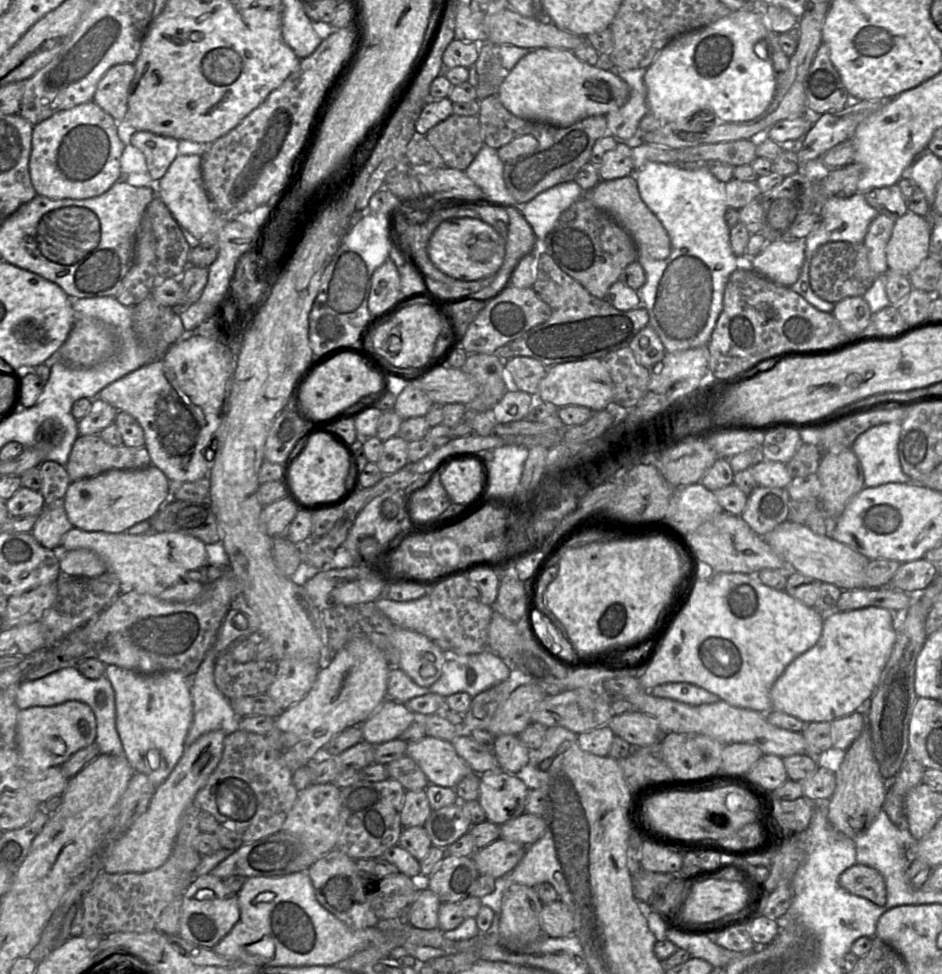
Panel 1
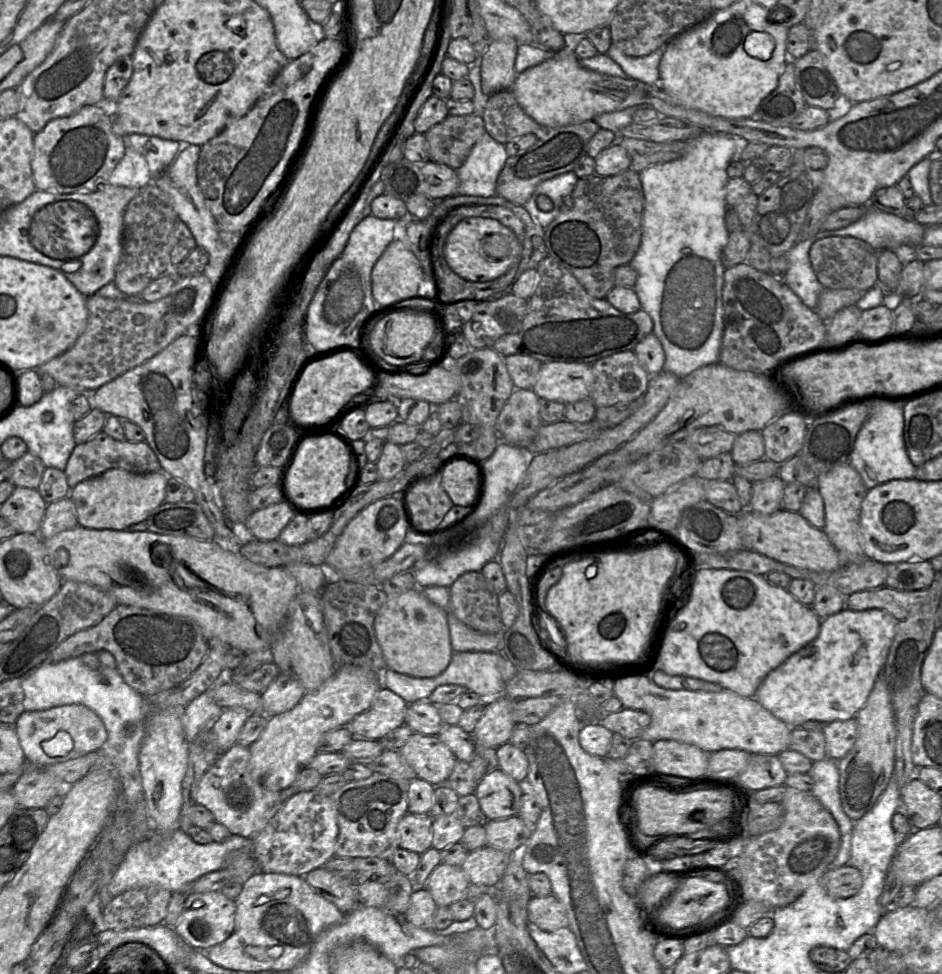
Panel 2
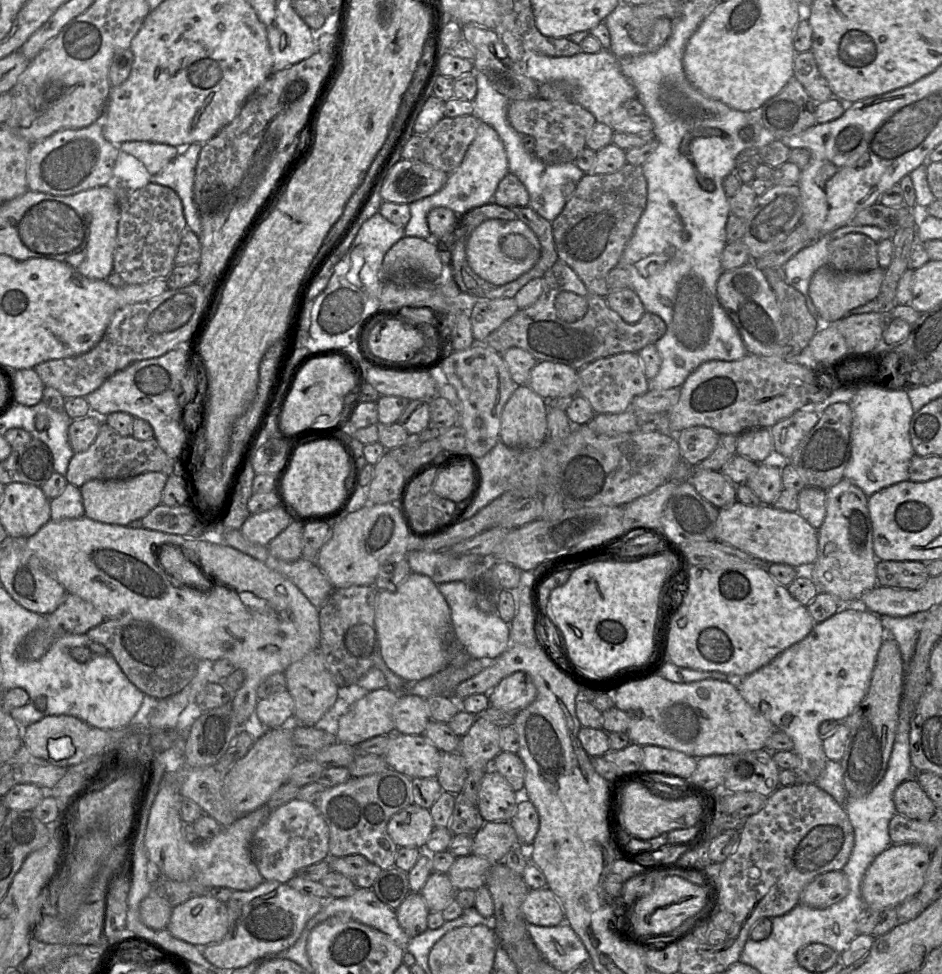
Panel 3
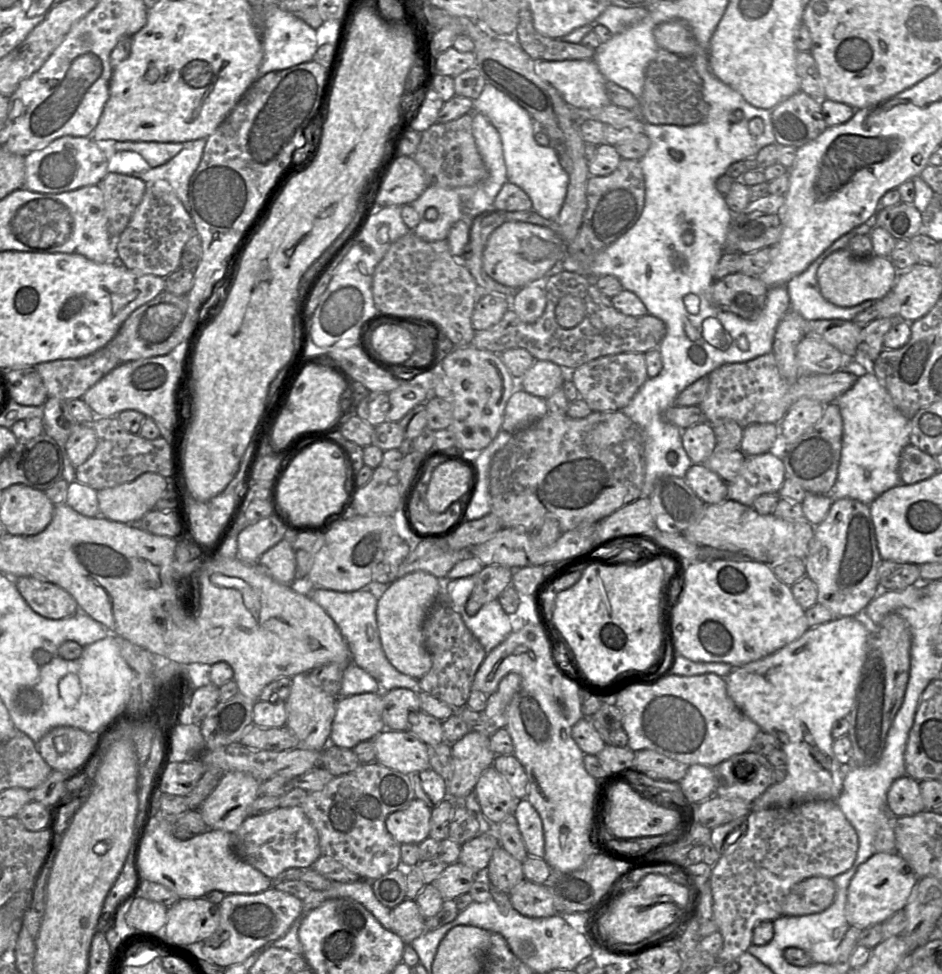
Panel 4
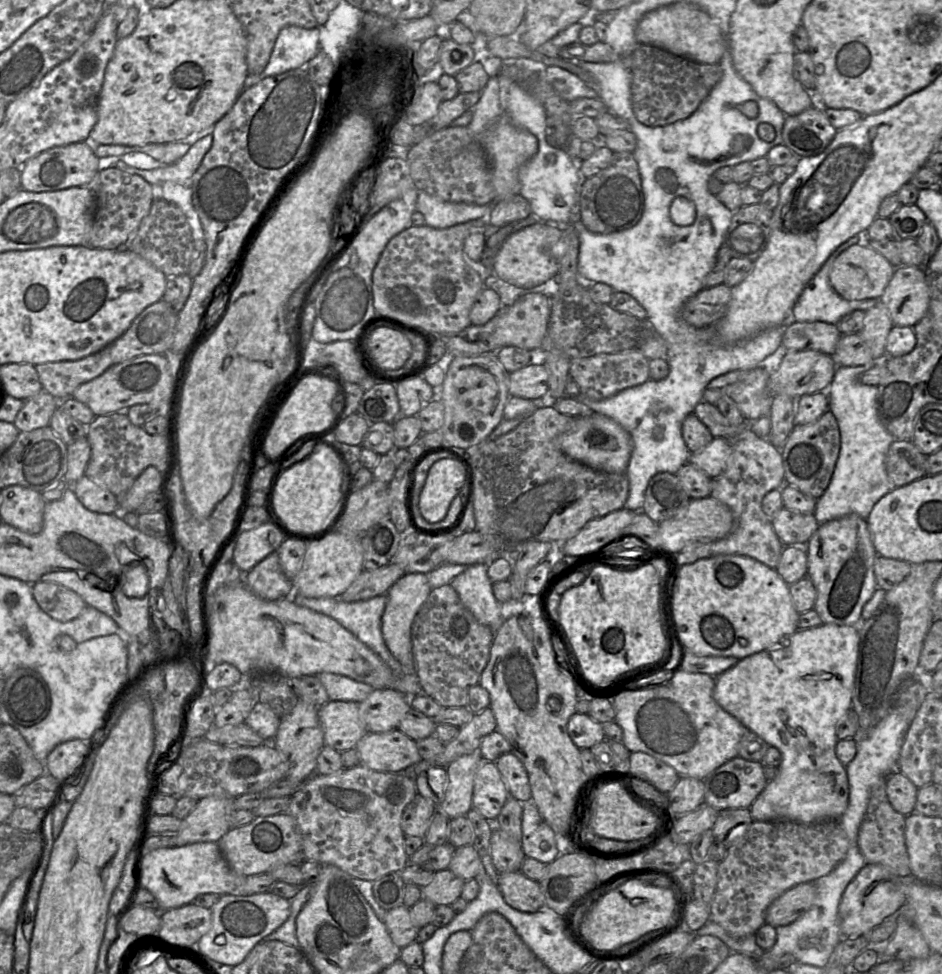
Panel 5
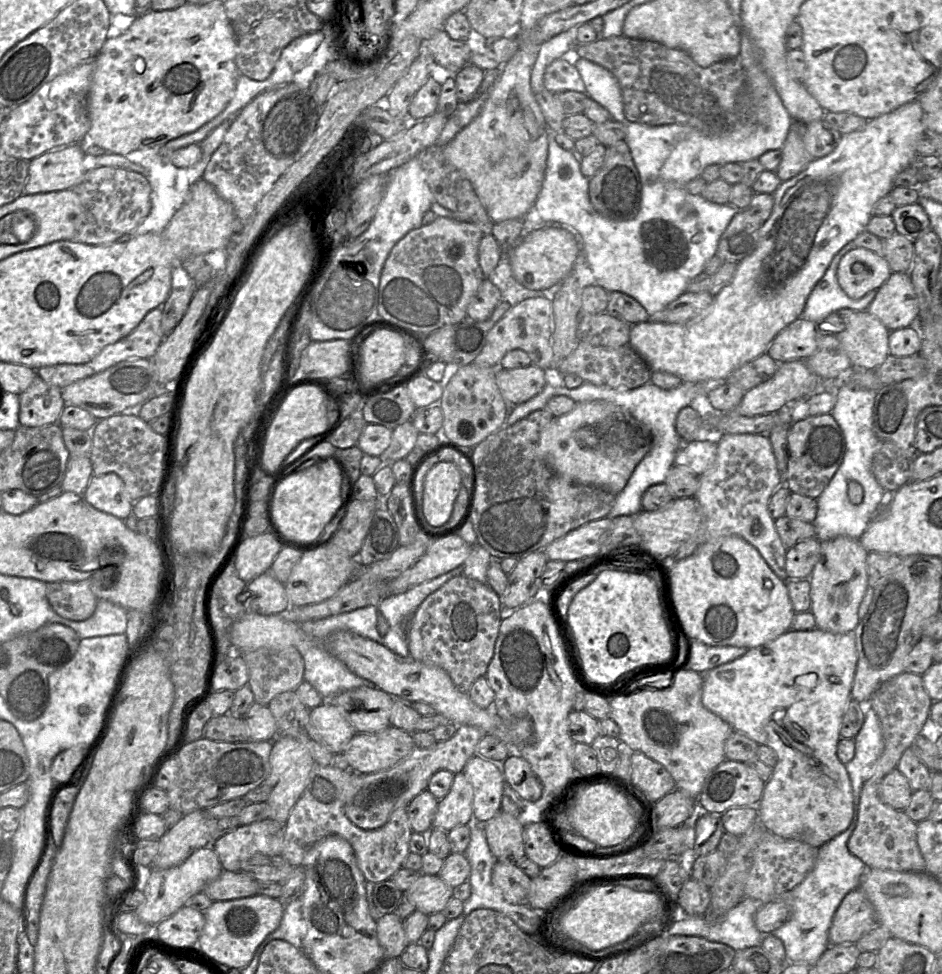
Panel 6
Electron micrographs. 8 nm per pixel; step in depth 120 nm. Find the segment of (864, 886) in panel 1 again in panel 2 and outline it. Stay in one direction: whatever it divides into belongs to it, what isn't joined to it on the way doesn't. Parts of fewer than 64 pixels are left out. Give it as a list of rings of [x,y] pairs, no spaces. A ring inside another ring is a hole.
[[[850,865],[829,868],[820,879],[825,892],[832,898],[844,899],[855,896],[863,885],[861,872]]]

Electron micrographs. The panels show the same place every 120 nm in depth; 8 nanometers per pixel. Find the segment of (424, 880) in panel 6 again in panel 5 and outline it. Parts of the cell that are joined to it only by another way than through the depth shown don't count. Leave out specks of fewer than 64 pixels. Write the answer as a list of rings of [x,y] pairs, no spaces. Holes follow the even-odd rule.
[[[450,869],[437,871],[432,881],[422,887],[422,897],[437,905],[451,905],[461,897],[465,880],[456,876]]]

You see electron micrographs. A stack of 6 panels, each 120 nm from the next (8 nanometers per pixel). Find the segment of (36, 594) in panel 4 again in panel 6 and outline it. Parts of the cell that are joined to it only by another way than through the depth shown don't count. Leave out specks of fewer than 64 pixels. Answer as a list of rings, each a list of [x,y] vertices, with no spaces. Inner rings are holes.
[[[89,581],[47,583],[46,597],[59,616],[71,621],[90,618],[98,601],[89,587]]]

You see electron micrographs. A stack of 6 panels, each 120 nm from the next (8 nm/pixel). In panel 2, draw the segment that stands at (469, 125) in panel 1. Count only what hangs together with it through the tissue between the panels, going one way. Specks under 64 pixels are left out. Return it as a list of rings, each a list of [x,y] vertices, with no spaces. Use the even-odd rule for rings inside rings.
[[[448,115],[425,134],[432,162],[459,169],[485,132],[482,117]]]

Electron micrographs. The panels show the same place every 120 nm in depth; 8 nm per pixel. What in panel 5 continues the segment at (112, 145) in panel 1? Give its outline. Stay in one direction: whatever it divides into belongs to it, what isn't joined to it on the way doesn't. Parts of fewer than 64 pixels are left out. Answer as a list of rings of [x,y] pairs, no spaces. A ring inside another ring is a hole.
[[[89,138],[85,142],[71,143],[45,150],[27,160],[21,167],[21,189],[29,192],[51,192],[70,187],[91,186],[99,172],[98,161]]]

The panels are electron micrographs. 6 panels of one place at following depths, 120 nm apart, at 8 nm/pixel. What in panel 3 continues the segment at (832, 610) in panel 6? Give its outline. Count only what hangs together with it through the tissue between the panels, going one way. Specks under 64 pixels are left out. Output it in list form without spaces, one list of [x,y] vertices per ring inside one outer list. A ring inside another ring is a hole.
[[[843,478],[826,490],[827,512],[823,524],[818,529],[818,557],[805,573],[813,580],[819,592],[826,592],[838,599],[843,605],[849,605],[877,584],[876,558],[873,548],[873,527],[868,509],[868,496],[854,483]]]

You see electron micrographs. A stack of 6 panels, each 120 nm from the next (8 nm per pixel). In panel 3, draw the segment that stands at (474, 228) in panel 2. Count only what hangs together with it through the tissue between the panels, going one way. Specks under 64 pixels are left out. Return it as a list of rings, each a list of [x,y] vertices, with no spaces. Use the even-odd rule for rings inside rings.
[[[491,219],[481,223],[469,236],[466,257],[469,266],[480,278],[494,285],[505,285],[534,267],[540,257],[540,243],[531,228],[521,220]],[[508,234],[521,235],[530,243],[529,253],[524,259],[513,259],[502,251],[501,239]]]

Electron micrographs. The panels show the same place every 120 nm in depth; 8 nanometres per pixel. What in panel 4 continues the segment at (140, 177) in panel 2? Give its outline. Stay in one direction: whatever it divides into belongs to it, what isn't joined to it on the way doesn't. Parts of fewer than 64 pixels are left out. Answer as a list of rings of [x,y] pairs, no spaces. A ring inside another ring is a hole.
[[[114,140],[96,141],[108,159],[108,172],[132,175],[151,168],[145,159],[134,151],[116,151],[114,148],[116,142]]]

